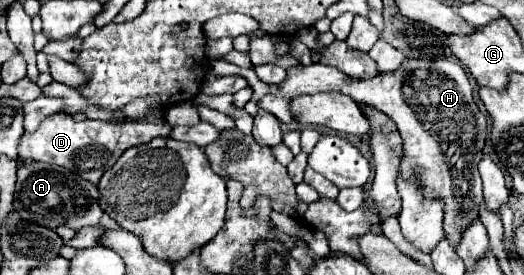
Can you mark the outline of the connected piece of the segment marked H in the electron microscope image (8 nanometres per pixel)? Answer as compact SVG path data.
M405 60L395 72L385 72L361 82L349 80L333 66L299 64L296 68L287 70L287 80L283 80L283 84L263 84L261 88L251 88L253 98L245 106L251 116L257 114L257 104L265 94L281 92L283 98L291 98L331 90L343 92L355 102L371 104L377 110L385 112L397 124L397 130L403 138L403 156L399 166L401 178L407 180L411 176L417 176L425 198L443 200L445 238L449 240L451 248L457 250L455 244L459 244L463 228L467 228L467 224L471 224L471 220L479 216L479 208L483 204L481 176L477 166L483 154L487 130L485 116L481 114L471 96L469 78L459 64L449 60Z

